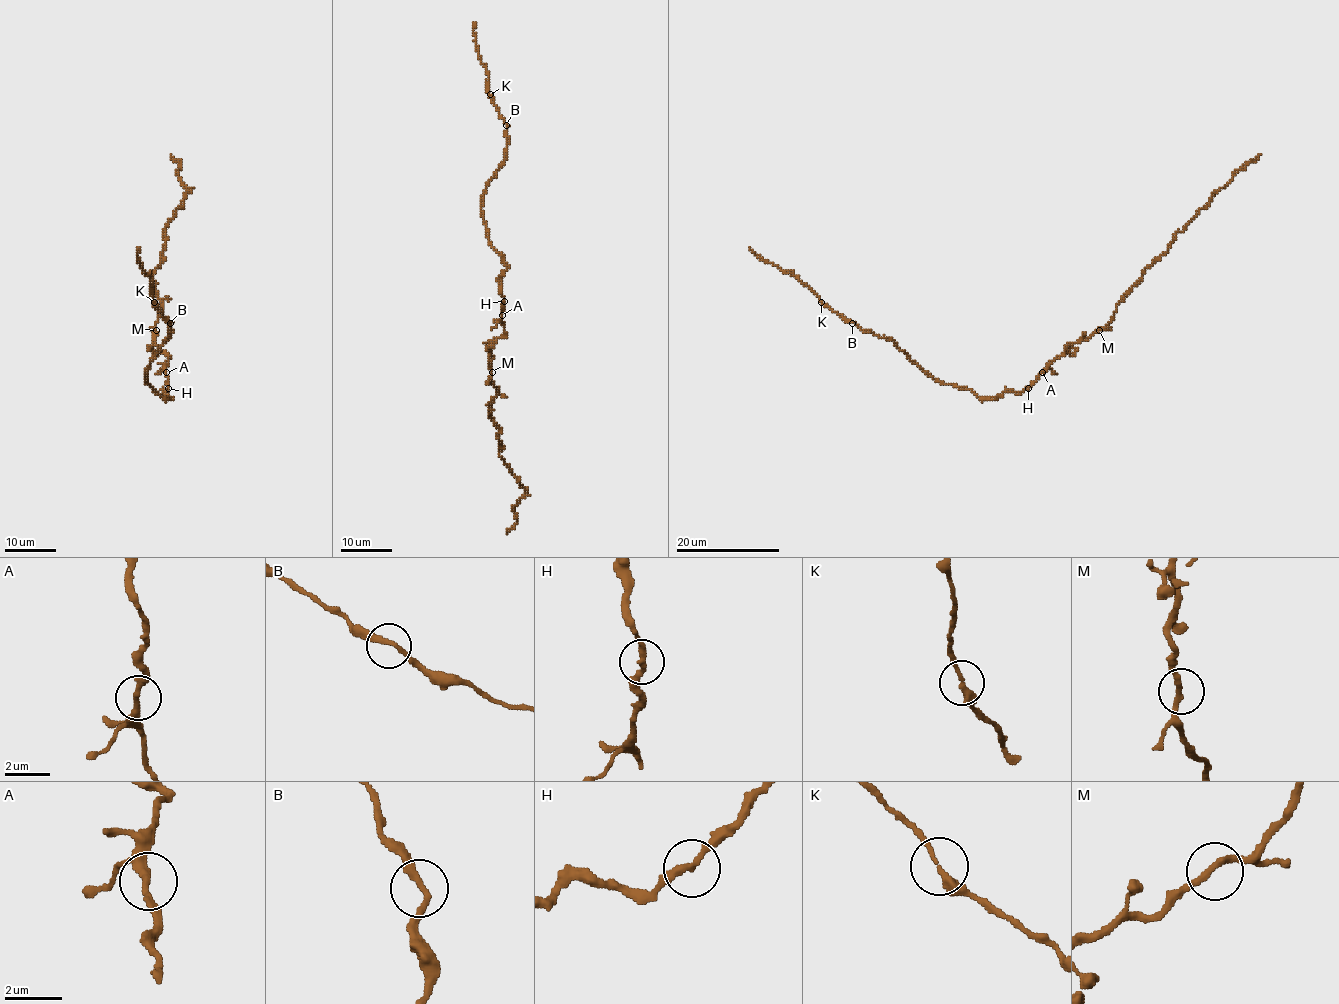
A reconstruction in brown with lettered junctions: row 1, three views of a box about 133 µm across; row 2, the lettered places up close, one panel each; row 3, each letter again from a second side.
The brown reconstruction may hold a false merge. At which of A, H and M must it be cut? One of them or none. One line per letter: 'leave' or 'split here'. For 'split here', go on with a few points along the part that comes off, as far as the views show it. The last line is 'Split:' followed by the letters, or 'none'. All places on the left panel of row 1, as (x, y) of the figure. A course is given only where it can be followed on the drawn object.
A: leave
H: leave
M: leave
Split: none

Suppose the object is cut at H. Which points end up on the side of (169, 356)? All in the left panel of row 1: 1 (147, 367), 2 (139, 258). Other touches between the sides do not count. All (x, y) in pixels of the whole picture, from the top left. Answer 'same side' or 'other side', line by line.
1: other side
2: other side

